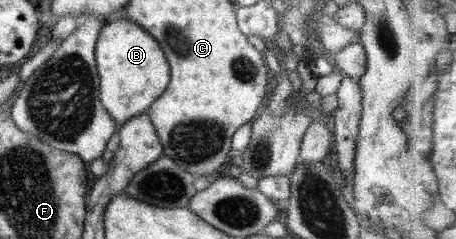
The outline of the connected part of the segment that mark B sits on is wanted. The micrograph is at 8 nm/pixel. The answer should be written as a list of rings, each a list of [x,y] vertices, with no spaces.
[[[126,16],[109,18],[100,30],[96,45],[96,69],[100,78],[100,102],[118,126],[147,112],[169,85],[170,66],[160,44]]]

